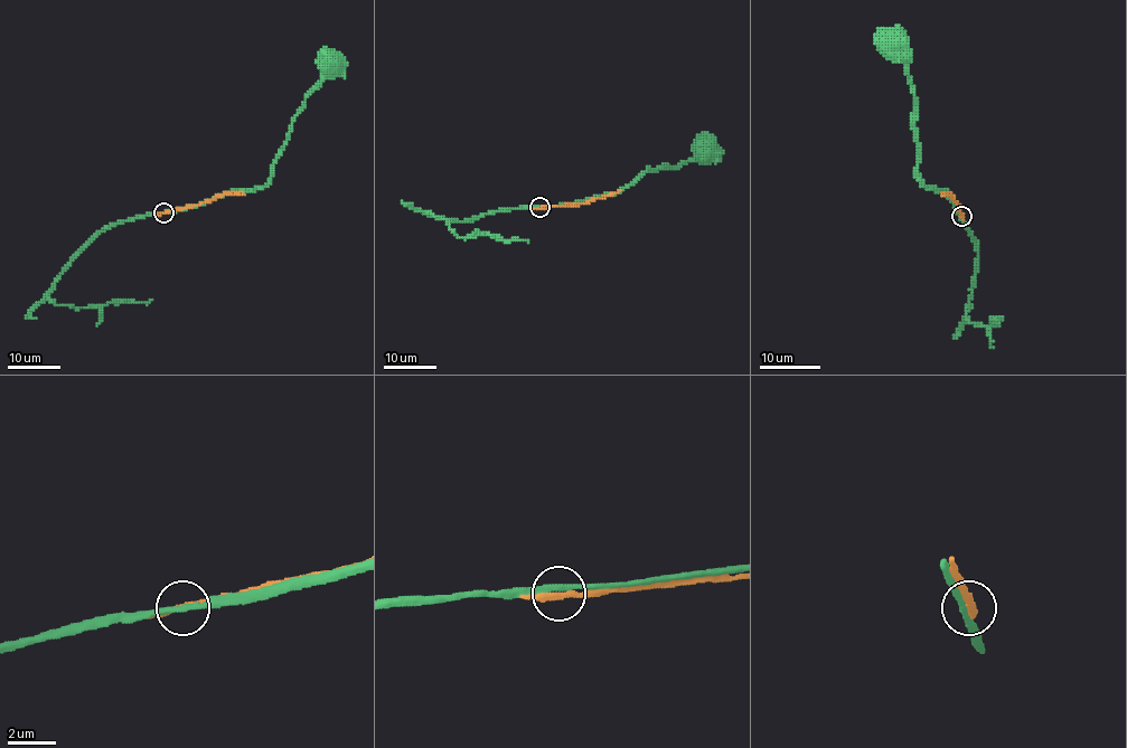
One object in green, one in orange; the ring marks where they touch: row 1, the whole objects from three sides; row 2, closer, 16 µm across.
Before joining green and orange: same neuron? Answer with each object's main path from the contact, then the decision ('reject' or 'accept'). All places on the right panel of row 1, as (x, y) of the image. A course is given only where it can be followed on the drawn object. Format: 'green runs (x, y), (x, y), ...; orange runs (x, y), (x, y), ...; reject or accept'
green runs (960, 216), (946, 191), (931, 190), (918, 173), (914, 101), (908, 41), (899, 35); orange runs (963, 216), (948, 193), (942, 195); reject

